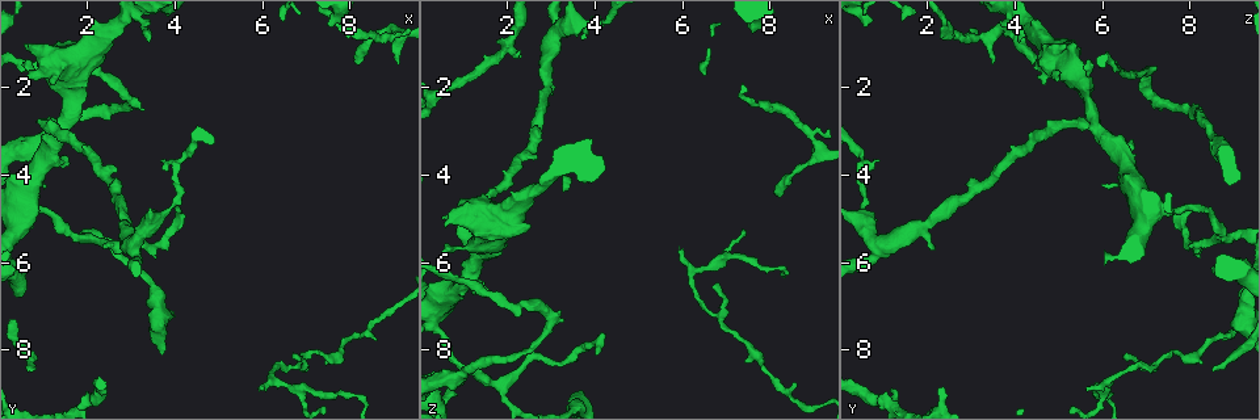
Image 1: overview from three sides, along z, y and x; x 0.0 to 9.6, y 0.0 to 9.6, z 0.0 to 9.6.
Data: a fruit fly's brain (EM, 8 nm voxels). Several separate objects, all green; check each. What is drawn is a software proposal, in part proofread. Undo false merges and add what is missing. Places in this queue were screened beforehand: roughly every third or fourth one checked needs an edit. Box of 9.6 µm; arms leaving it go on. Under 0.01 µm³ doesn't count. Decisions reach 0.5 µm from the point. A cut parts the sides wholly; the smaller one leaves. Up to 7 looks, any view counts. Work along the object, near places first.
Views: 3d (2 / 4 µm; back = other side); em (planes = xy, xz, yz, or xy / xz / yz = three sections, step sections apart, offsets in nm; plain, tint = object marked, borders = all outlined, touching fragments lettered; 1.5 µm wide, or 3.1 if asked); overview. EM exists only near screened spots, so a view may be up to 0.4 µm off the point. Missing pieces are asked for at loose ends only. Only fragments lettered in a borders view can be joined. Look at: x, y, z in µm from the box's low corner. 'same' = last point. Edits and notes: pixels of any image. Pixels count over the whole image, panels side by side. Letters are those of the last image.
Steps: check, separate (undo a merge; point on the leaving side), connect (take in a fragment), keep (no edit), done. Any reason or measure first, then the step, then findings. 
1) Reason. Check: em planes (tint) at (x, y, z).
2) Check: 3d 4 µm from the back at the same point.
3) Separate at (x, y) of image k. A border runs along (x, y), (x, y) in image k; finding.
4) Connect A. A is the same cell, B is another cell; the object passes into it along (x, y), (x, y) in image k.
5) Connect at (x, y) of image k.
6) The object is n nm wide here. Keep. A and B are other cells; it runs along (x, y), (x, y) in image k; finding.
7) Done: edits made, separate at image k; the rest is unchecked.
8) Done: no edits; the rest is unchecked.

Three-way junction. Check: 3d 4 µm from the back at (1.30, 2.85, 5.80).

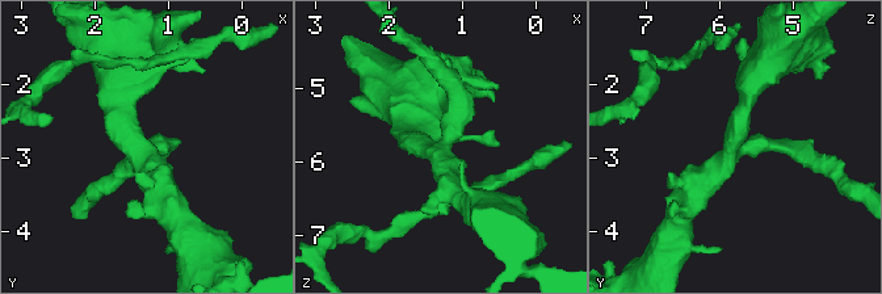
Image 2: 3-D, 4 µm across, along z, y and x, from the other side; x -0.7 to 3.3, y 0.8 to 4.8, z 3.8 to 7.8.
3 arms meet here; the arms are 200, 260, 360 nm wide. Check: em yz step 4 (tint) at (1.30, 2.85, 5.80).

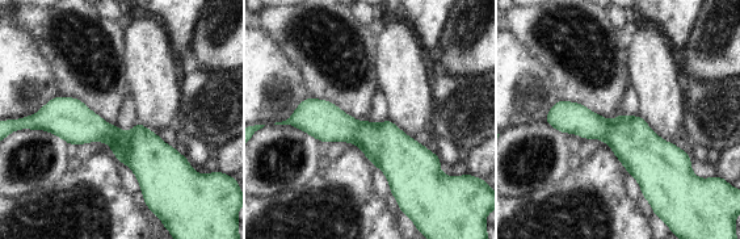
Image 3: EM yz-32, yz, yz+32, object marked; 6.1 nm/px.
Check: em xy step 8 (borders) at the same point.

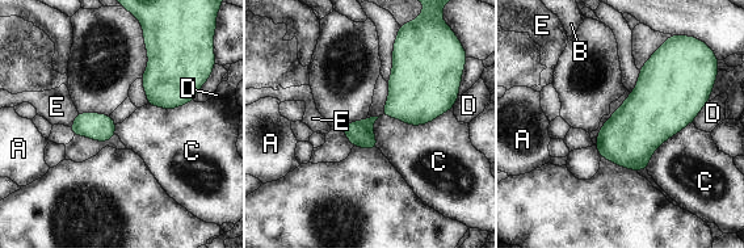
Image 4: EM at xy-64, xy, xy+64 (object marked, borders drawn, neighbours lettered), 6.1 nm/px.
The object is 140 nm wide here. Keep. A, B, C, D and E are other cells; a border runs along (452, 106), (381, 116), (378, 148) in image 4; all the same cell.

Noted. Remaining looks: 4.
Sharp bend. Check: em planes (borders) at (6.80, 8.35, 7.20).

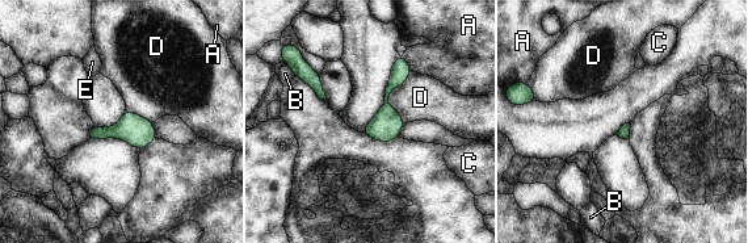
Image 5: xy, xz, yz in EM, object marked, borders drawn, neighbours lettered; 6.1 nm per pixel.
The longest contact is with D, 320 nm. Keep. A, B, C, D and E are other cells; a border runs along (412, 71), (389, 96), (404, 122) in image 5; continuous, no second cell.

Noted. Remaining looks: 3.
Thin end. Check: em planes (borders) at (5.95, 8.95, 5.65).

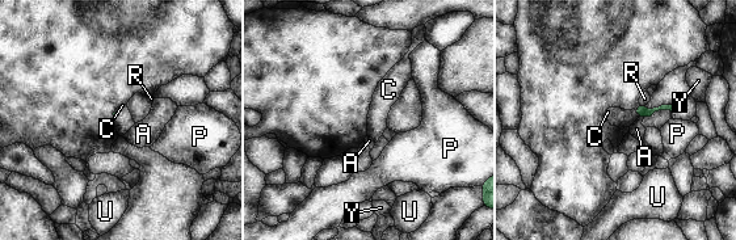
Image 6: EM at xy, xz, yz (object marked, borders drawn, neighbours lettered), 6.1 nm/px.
Connect C. C is the same cell, A, P, R, U and Y are other cells; the object passes into it along (640, 110), (634, 112), (618, 117) in image 6; the cell continues.

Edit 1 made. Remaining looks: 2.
Done: edits made, connect at image 6; the rest is unchecked.

